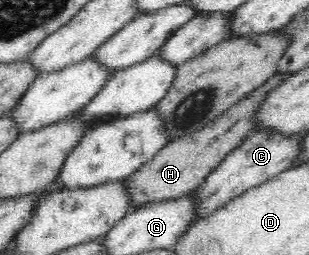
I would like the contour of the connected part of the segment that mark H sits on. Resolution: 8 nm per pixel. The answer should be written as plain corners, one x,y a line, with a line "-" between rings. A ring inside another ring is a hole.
273,74
263,87
237,102
237,105
231,106
221,117
215,118
196,133
188,133
183,138
167,142
151,160
130,174
124,180
124,188
128,196
128,205
133,212
151,202
172,201
194,191
213,167
249,136
253,128
252,115
261,106
260,102
264,99
266,90
279,84
285,77
285,74

